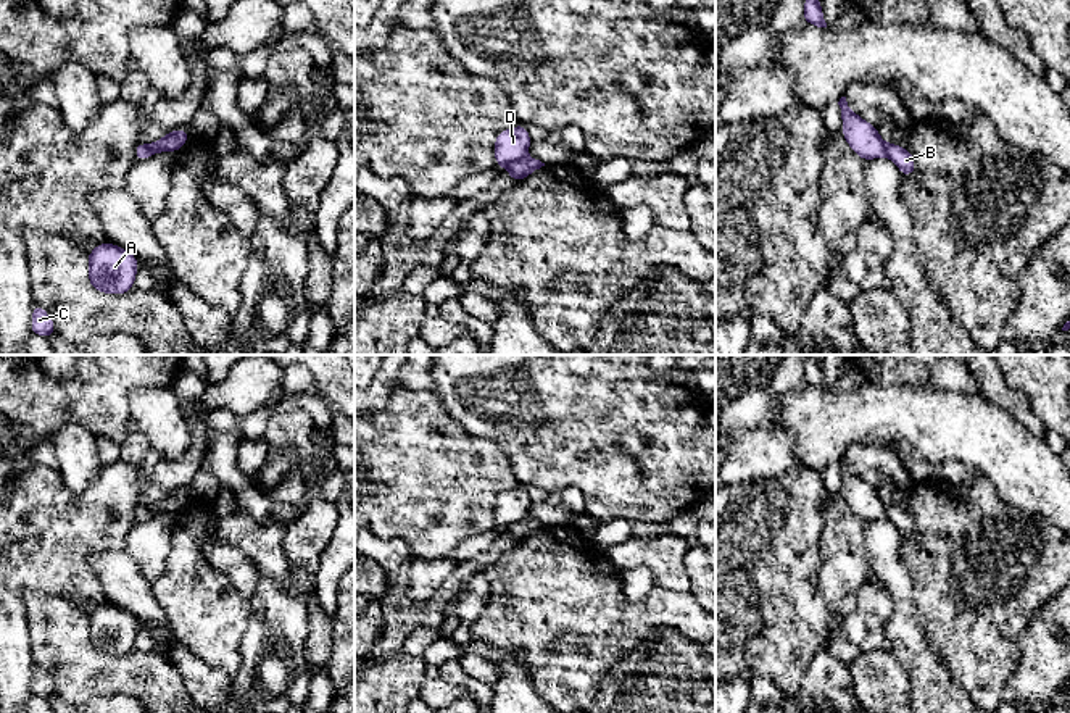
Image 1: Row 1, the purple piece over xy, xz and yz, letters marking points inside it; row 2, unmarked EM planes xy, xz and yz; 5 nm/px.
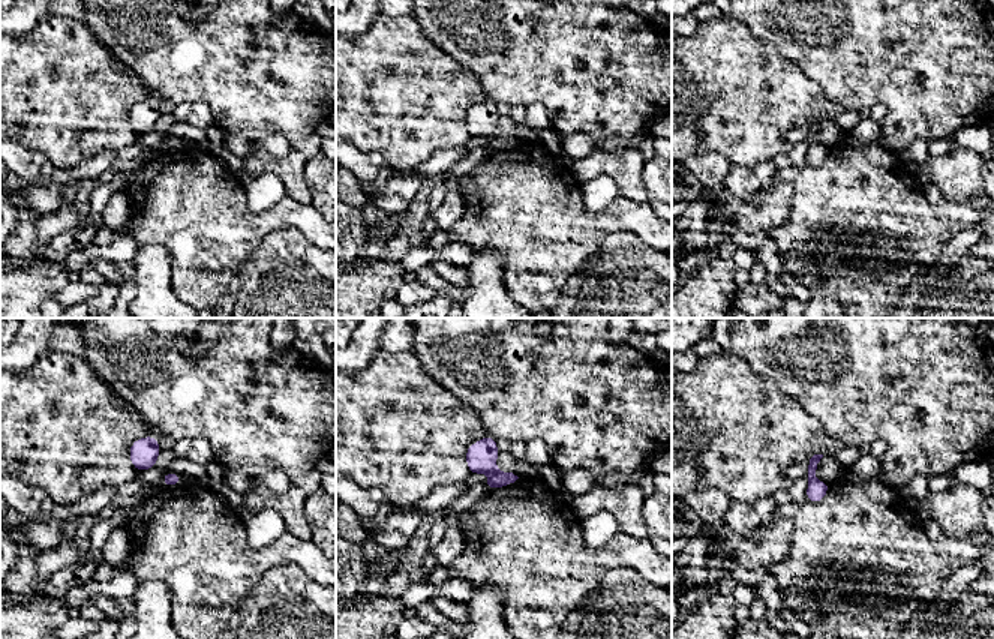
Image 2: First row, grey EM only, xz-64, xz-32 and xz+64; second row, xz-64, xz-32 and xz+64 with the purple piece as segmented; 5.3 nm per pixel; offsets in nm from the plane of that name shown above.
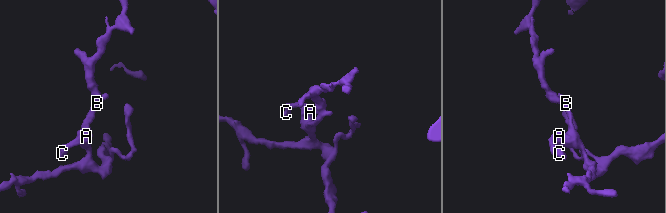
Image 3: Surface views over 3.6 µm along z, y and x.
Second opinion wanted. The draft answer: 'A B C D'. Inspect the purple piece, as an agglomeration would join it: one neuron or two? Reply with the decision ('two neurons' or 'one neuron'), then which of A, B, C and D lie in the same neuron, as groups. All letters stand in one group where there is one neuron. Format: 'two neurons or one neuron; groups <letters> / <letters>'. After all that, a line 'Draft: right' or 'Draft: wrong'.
two neurons; groups A B C / D
Draft: wrong

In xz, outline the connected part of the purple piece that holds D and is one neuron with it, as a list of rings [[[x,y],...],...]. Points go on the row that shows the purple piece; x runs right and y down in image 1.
[[[524,124],[501,131],[495,139],[496,168],[509,166],[525,158],[530,144],[532,139]]]

